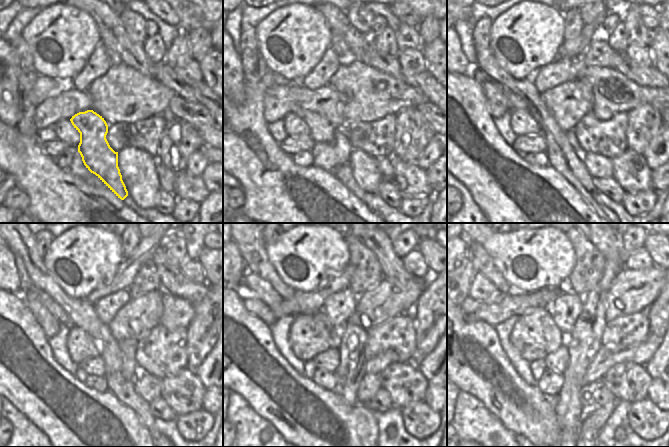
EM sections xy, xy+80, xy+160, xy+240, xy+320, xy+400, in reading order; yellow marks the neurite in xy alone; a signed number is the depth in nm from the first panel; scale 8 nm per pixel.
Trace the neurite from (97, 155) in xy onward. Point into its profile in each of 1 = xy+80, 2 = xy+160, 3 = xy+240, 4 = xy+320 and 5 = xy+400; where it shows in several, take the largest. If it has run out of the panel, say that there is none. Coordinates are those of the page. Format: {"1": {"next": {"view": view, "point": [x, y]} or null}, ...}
{"1": {"next": {"view": "xy+80", "point": [321, 130]}}, "2": {"next": {"view": "xy+160", "point": [516, 102]}}, "3": {"next": {"view": "xy+240", "point": [59, 314]}}, "4": {"next": {"view": "xy+320", "point": [252, 284]}}, "5": {"next": {"view": "xy+400", "point": [481, 288]}}}

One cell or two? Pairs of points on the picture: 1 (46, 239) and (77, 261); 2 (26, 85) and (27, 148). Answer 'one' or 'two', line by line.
1: two
2: two

